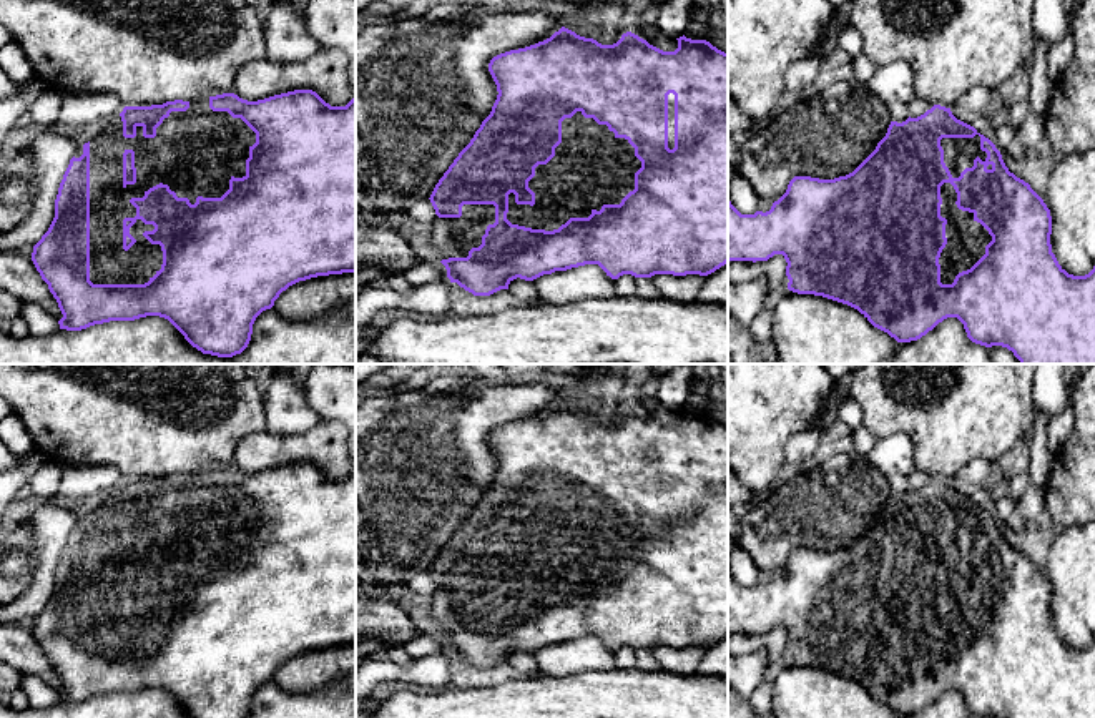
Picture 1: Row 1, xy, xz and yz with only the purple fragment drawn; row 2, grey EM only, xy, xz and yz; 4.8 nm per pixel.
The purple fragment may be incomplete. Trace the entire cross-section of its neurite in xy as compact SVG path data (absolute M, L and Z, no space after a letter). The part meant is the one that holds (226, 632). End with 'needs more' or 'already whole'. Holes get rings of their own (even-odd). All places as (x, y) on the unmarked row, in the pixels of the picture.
M294 462L258 474L223 465L191 474L125 479L105 504L76 520L58 560L55 590L33 618L32 633L63 686L60 701L81 703L110 693L160 688L191 718L248 718L256 690L271 681L289 658L317 648L356 645L356 467L346 479L331 479L312 462Z; needs more

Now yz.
M934 477L917 490L891 494L876 522L849 547L834 552L794 548L786 565L771 582L741 587L728 570L728 633L768 633L783 627L788 638L788 661L798 666L822 668L857 681L874 700L897 715L917 713L947 690L957 690L967 710L980 718L1095 718L1095 638L1085 648L1068 647L1057 633L1050 617L1052 588L1043 572L1029 555L1005 538L995 517L974 499L957 492L950 480Z; needs more

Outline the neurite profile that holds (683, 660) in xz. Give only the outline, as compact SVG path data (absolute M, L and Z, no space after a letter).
M655 647L651 648L661 670L678 671L681 675L693 675L705 657L706 648L686 647Z

